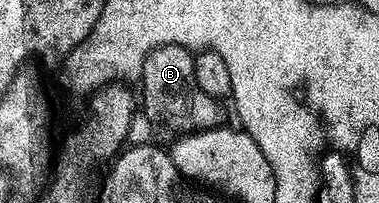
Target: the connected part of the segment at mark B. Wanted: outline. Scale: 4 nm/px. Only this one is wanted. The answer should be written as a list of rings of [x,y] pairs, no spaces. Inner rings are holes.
[[[176,44],[152,48],[150,54],[143,57],[141,112],[157,127],[164,128],[167,132],[176,132],[175,136],[179,138],[190,136],[193,132],[220,127],[224,123],[224,105],[209,98],[209,94],[205,94],[205,90],[197,86],[197,78],[193,74],[194,65],[192,49]]]

